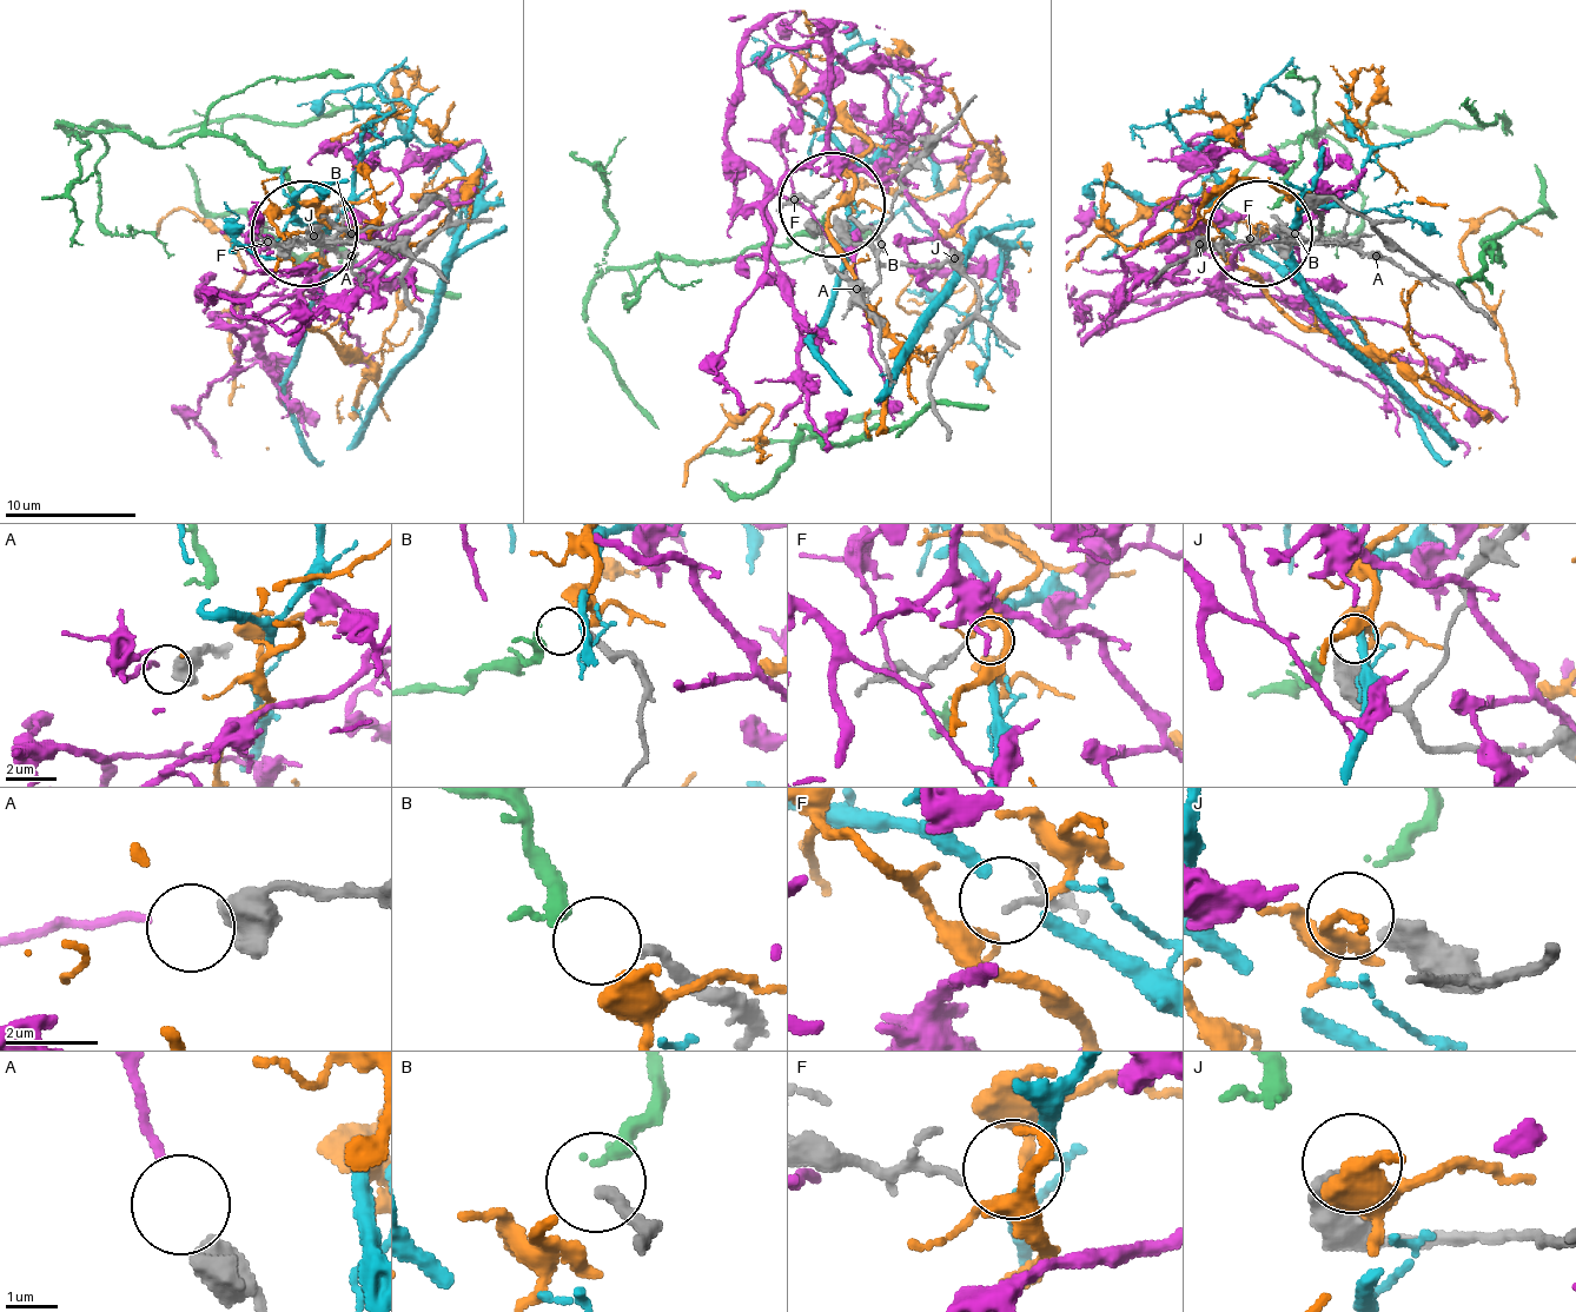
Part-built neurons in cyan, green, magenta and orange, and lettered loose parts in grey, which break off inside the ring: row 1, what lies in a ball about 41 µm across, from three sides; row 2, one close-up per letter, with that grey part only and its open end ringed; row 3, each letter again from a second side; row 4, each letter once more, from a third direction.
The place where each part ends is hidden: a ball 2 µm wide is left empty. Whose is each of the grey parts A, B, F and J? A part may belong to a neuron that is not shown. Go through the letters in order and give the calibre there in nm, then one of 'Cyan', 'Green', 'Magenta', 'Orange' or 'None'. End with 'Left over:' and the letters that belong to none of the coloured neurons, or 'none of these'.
A: Thickness 600 nm. Magenta
B: Thickness 240 nm. Green
F: Thickness 130 nm. Cyan
J: Thickness 500 nm. None
Left over: J

